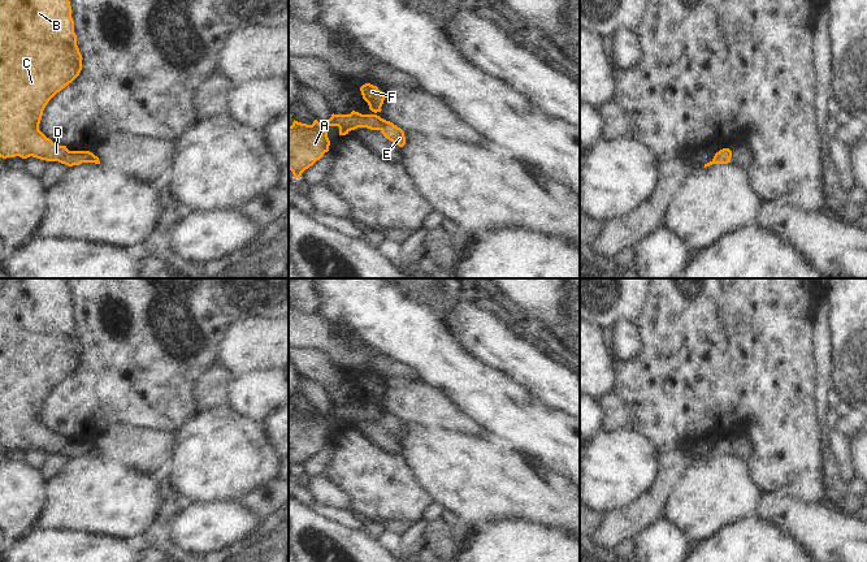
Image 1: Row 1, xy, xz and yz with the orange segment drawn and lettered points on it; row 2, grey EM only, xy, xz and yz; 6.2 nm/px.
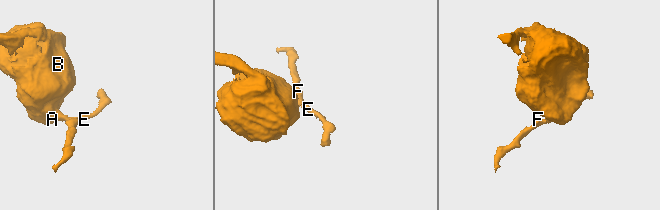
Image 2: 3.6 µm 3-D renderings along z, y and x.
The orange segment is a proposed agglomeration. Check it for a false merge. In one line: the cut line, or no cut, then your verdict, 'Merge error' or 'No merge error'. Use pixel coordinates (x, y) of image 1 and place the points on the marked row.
Split along xz (385, 120), (378, 129). Merge error.

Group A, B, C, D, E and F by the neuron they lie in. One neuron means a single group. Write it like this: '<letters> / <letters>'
A B C D / E F

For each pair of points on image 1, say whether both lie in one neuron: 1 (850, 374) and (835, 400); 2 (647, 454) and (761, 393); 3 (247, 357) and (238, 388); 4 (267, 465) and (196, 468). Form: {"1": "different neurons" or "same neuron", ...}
{"1": "different neurons", "2": "different neurons", "3": "different neurons", "4": "same neuron"}

